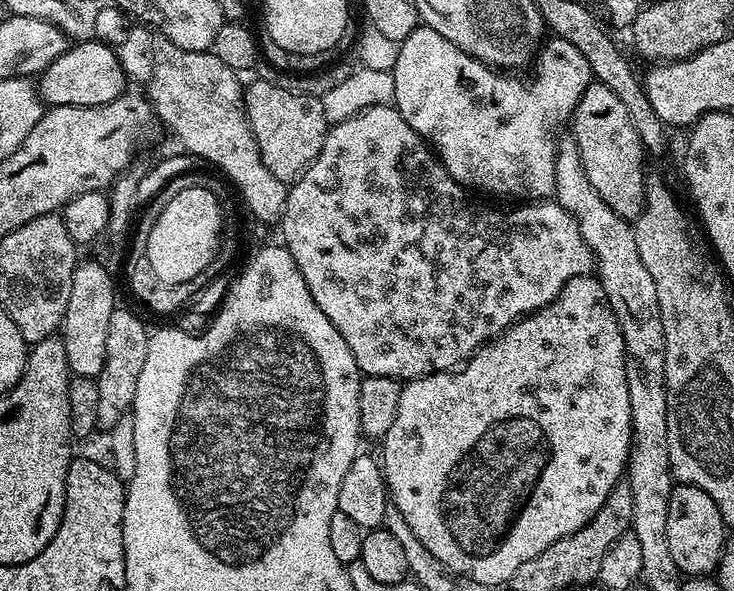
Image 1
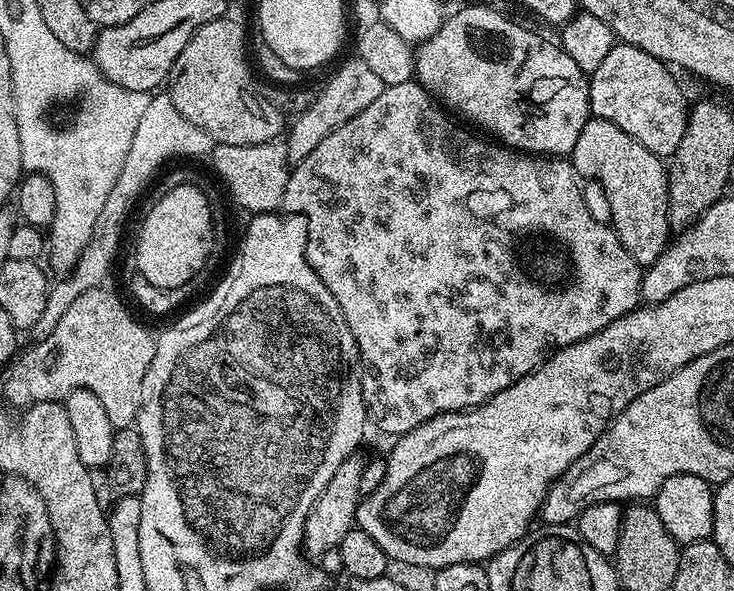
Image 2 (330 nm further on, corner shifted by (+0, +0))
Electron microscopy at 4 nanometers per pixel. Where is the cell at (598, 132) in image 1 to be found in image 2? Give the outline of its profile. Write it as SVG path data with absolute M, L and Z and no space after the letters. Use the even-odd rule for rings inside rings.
M590 118L586 126L582 126L582 134L578 134L578 142L574 142L570 159L581 177L589 176L600 183L608 212L612 215L610 226L630 258L642 266L653 264L670 243L665 161L646 150L642 142L630 138L626 130L614 126L614 122L595 118Z

